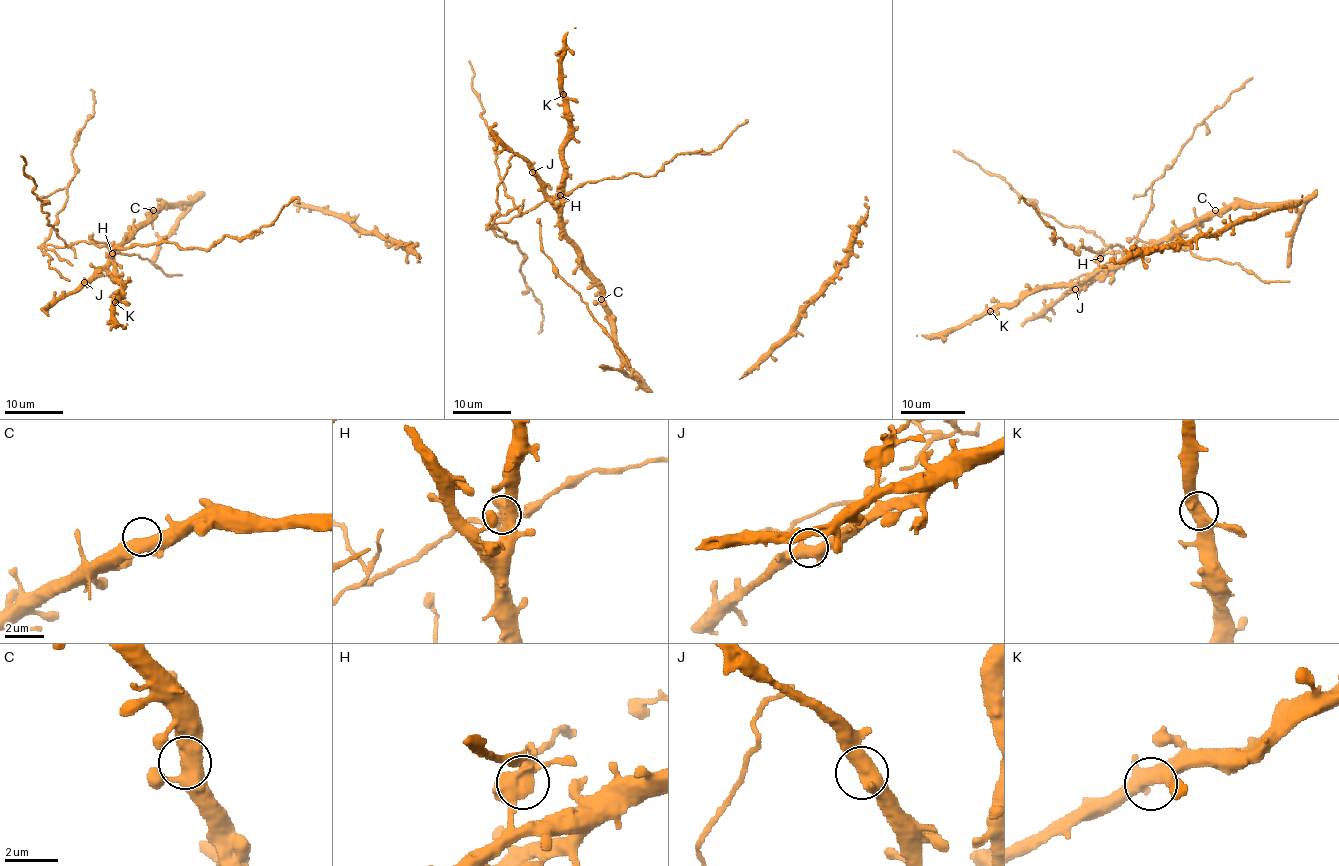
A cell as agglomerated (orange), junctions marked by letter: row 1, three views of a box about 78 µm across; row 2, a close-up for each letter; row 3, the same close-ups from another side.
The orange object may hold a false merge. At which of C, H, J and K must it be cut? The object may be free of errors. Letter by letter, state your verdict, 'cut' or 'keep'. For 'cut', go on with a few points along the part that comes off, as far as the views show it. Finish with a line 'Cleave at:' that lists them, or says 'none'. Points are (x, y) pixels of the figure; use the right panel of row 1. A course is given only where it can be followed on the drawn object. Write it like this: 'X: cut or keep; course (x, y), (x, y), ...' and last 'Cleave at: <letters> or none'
C: keep
H: cut; course (1101, 258), (1102, 250), (1115, 244), (1136, 250), (1138, 229), (1152, 207), (1152, 184), (1194, 128), (1252, 77)
J: keep
K: keep
Cleave at: H

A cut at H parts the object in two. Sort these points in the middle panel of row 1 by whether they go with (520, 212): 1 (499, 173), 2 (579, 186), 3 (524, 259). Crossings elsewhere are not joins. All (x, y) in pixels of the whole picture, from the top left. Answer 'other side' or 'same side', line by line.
1: same side
2: same side
3: same side

